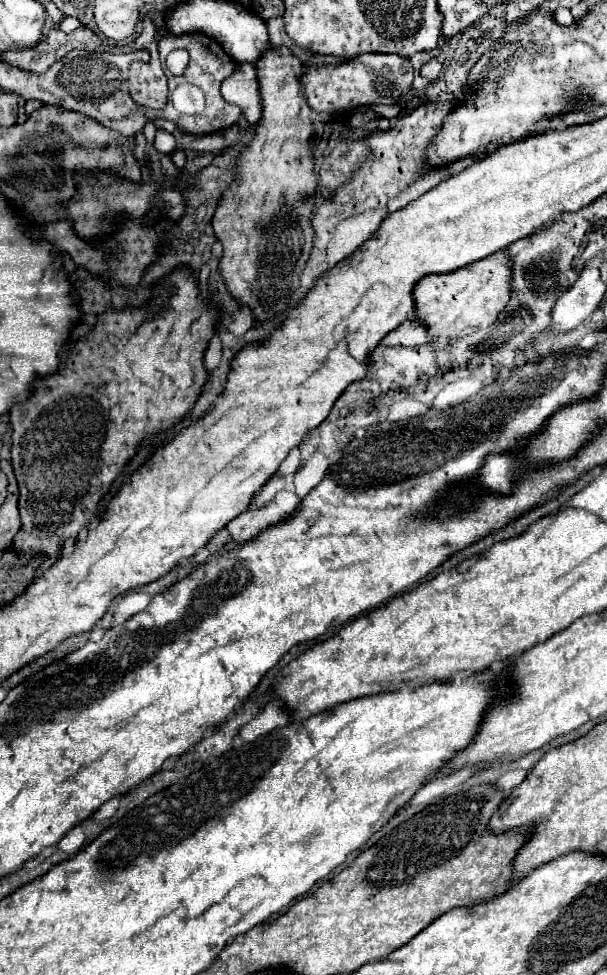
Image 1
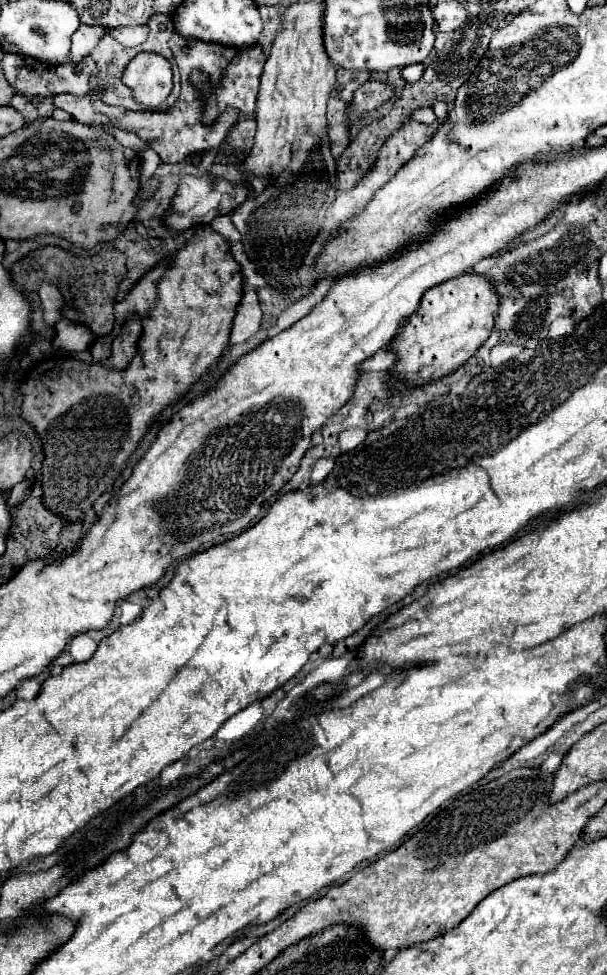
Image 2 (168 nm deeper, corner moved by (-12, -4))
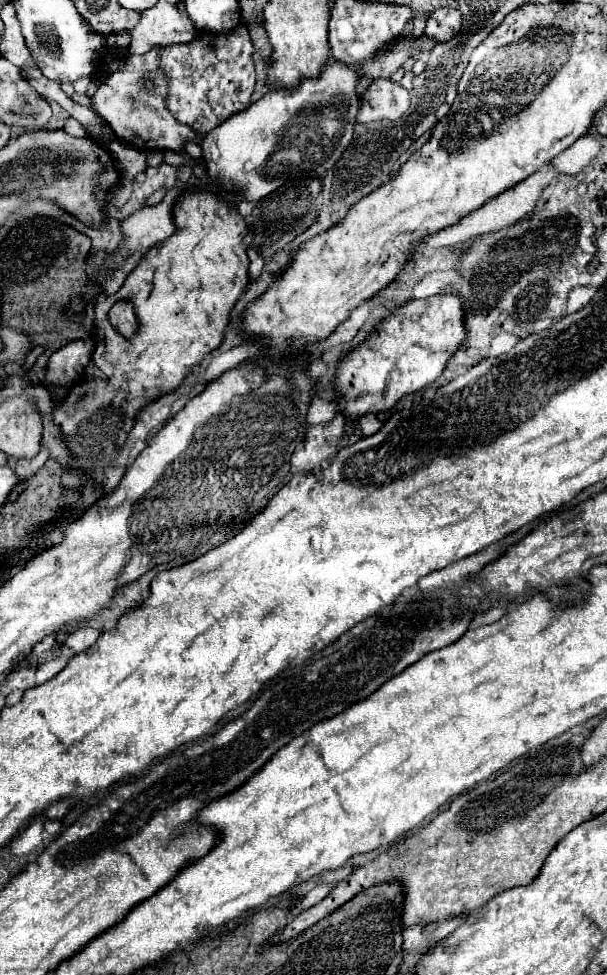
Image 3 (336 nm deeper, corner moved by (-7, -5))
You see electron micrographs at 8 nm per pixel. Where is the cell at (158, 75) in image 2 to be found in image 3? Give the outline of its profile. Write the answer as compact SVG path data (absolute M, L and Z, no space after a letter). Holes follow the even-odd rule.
M159 47L151 49L145 55L129 55L127 61L123 63L121 69L111 73L101 85L99 85L99 99L95 99L95 107L99 109L99 115L105 123L111 125L113 133L121 139L127 141L139 149L171 149L171 151L181 151L187 141L201 143L201 137L193 133L187 125L175 121L175 117L167 111L165 107L165 95L167 95L167 83L163 75L157 71L159 69L159 59L157 59ZM141 75L149 77L153 81L153 89L147 91L149 97L141 99Z

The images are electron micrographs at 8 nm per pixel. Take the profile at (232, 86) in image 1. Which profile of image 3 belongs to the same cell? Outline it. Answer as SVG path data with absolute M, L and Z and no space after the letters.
M237 25L231 33L223 33L223 37L197 33L189 43L163 47L159 51L159 69L169 83L167 109L171 115L189 125L195 133L205 135L227 121L227 117L247 109L257 81L251 55L253 45L245 25Z

